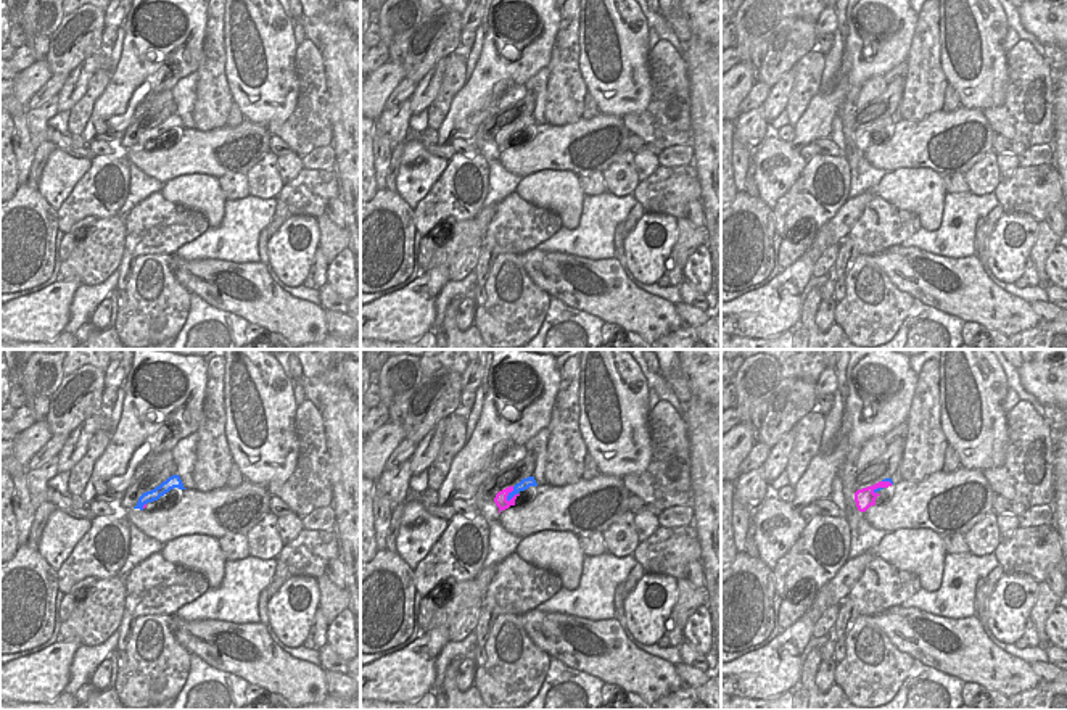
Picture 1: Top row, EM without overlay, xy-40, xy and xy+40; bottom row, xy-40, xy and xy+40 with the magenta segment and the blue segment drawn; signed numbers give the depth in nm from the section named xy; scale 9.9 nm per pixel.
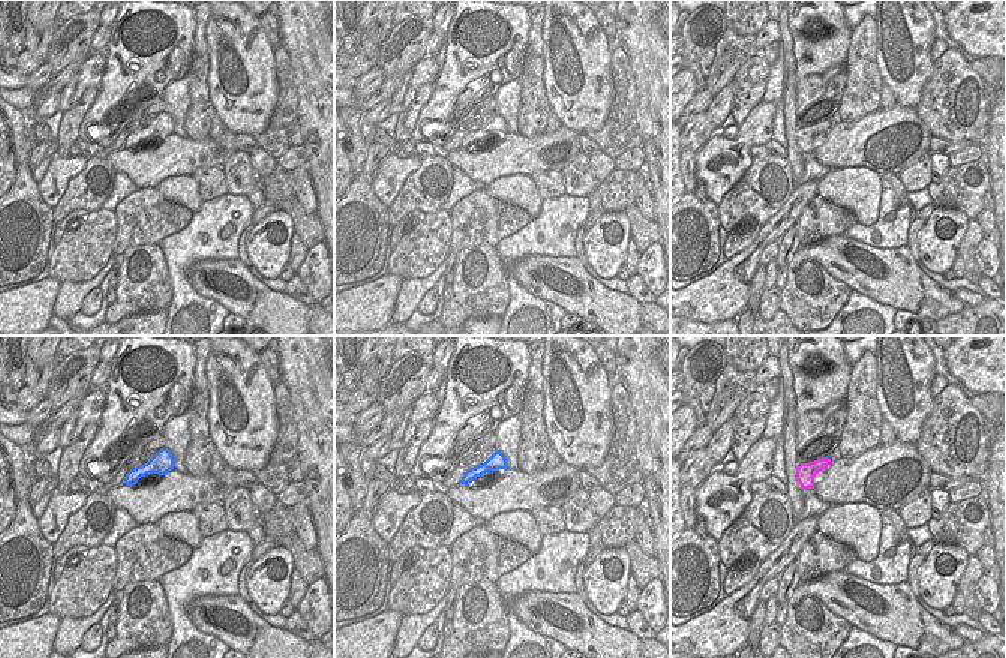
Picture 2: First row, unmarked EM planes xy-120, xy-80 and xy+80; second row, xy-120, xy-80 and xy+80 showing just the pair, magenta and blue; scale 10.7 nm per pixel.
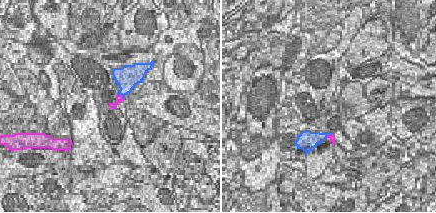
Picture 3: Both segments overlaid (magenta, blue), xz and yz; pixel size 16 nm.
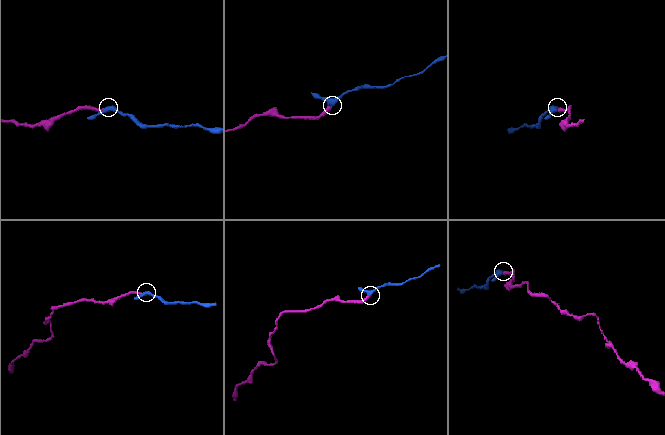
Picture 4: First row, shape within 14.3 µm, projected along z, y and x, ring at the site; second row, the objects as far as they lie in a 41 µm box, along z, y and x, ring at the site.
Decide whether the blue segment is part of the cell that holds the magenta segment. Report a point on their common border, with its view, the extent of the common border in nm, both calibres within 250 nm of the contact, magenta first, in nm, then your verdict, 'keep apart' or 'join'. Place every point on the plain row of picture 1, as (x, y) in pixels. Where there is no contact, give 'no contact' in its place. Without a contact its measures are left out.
contact xy (507, 134); length 170 nm; calibres 130 and 120 nm; join

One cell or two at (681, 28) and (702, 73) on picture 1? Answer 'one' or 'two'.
two

